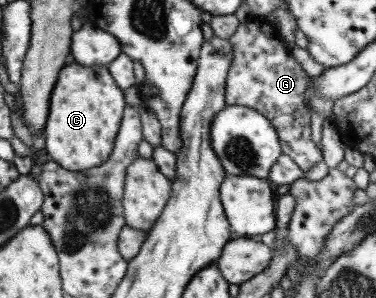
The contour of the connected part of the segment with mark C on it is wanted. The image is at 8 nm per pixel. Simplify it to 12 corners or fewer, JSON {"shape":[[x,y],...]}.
{"shape":[[106,66],[62,69],[45,149],[70,171],[112,152],[124,109]]}

